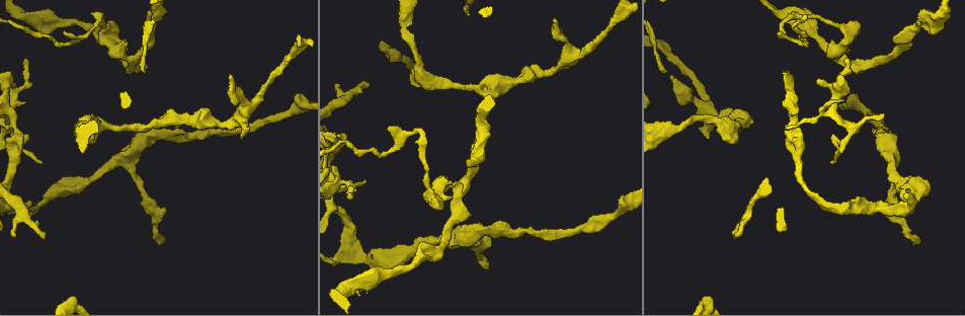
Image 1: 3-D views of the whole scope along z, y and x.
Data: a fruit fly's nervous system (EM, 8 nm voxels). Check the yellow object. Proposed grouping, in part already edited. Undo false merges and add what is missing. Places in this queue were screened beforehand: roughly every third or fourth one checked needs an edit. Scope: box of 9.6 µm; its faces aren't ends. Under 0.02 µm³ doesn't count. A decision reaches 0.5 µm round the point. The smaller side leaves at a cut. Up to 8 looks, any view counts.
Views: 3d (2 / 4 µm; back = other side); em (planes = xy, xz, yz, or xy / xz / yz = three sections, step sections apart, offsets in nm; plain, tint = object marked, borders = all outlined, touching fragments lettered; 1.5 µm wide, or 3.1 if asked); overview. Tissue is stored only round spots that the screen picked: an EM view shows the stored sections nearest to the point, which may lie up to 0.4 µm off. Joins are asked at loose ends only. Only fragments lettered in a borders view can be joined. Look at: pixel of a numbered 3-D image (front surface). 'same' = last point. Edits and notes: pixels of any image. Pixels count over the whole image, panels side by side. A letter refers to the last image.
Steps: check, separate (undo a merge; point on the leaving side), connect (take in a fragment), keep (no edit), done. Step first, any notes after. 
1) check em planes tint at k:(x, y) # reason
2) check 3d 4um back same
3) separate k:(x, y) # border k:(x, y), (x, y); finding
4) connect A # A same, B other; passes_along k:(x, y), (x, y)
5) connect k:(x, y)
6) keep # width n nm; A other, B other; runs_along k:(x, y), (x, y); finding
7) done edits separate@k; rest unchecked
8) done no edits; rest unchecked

check 3d 4um at 1:(333, 293) # sharp bend

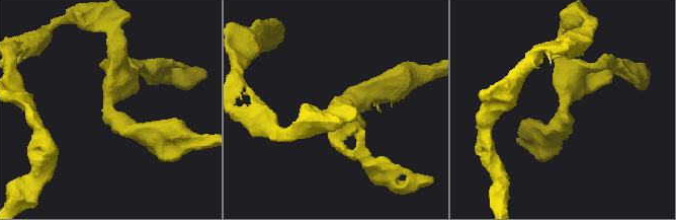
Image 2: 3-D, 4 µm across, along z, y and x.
check em yz step 8 tint at 2:(108, 113) # arm_widths 190, 300 nm

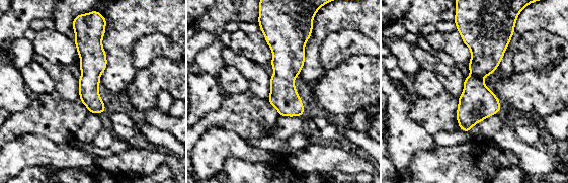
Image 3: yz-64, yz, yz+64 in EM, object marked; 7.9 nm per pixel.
check em planes borders same # cut it another way

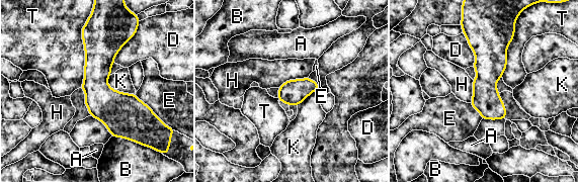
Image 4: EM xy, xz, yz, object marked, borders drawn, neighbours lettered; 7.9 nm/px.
keep # A other, B other, D other, E other, H other, K other, T other; border 4:(106, 79), (112, 88), (135, 94); all the same neuron

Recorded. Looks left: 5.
check em xz step 4 tint at 1:(336, 184) # sharp bend

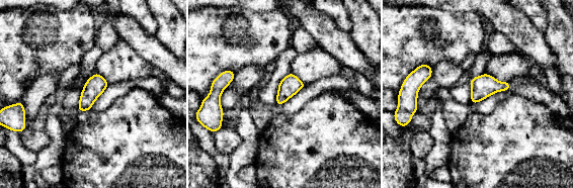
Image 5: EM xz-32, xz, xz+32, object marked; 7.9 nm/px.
check em xy step 8 tint same # cut it another way

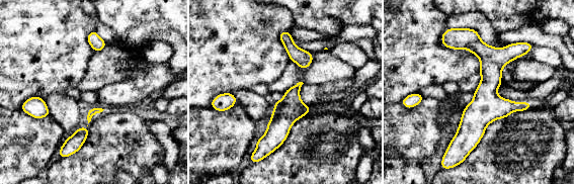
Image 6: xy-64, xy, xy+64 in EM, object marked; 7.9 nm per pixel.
check em xy step 8 borders same # what lies round it

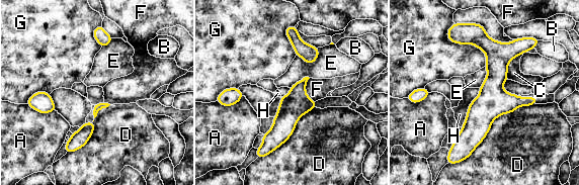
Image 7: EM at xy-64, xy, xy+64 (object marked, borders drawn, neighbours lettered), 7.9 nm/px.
keep # longest_contact G 440 nm; A other, B other, C other, D other, E other, F other, G other, H other; runs_along 7:(457, 25), (493, 53), (478, 131); all the same neuron

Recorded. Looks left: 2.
check 3d 2um at 1:(735, 239) # free end

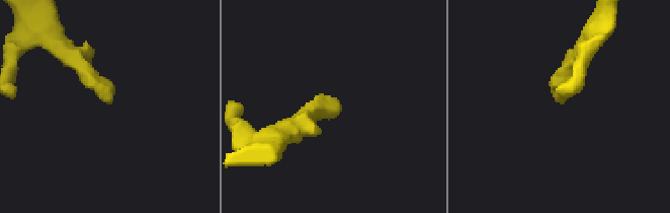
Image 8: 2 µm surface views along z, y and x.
check em planes borders at 8:(332, 100)

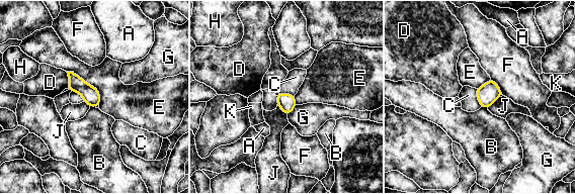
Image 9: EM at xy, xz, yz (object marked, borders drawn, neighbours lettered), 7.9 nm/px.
keep # A other, B other, C other, D other, E other, F other, G other, H other, J other, K other; border 9:(476, 89), (476, 97), (481, 106); no lettered fragment goes on from it

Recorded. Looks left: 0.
done no edits; rest unchecked

